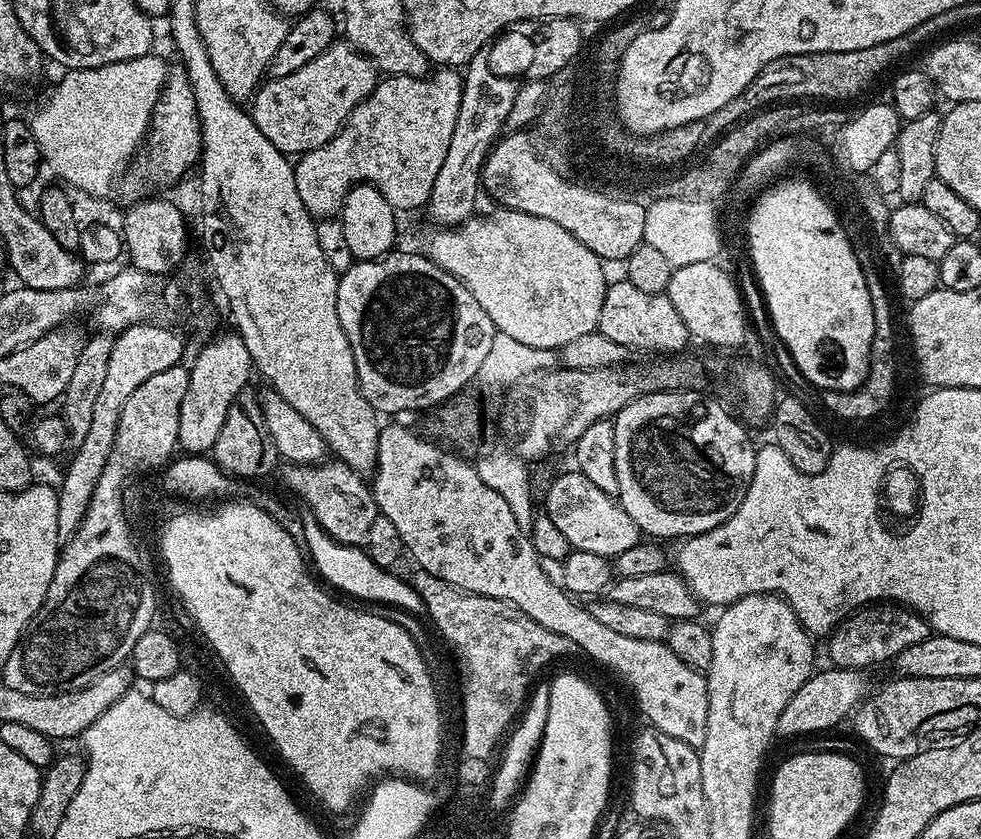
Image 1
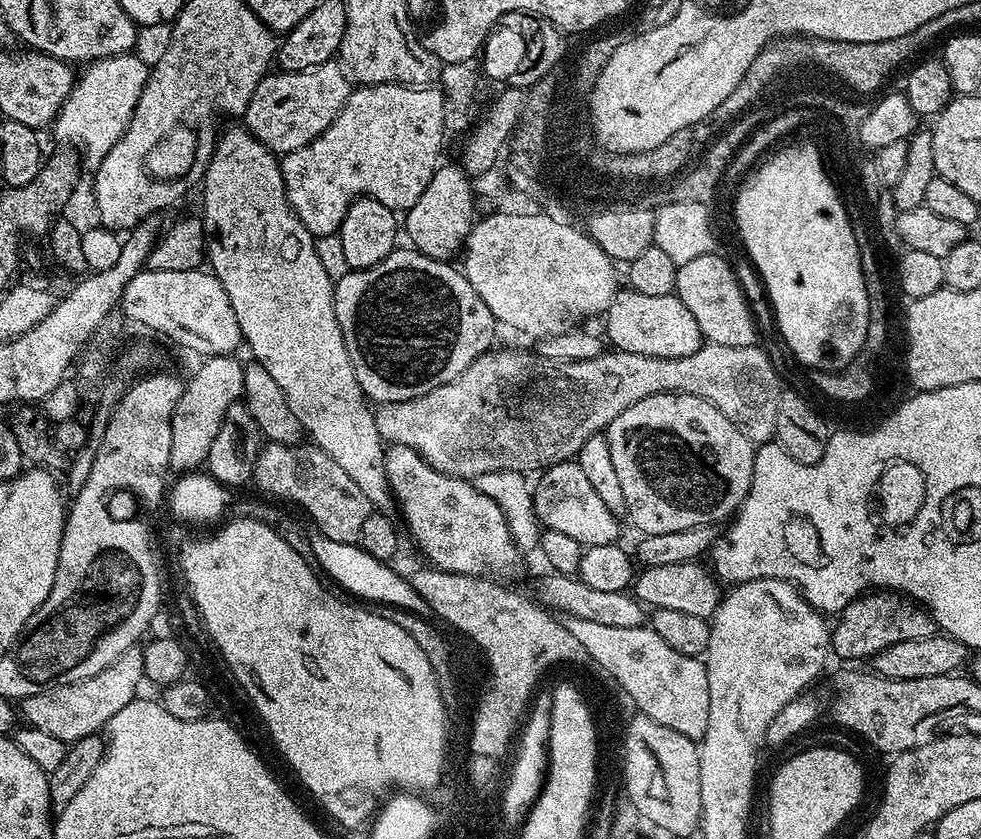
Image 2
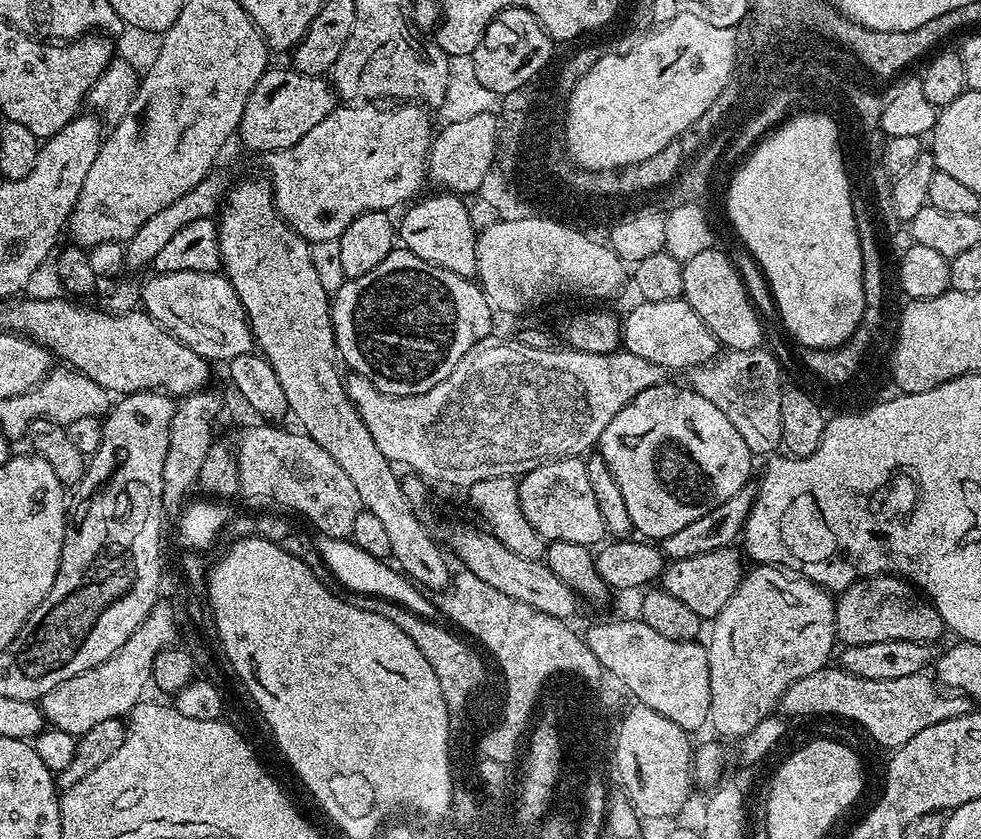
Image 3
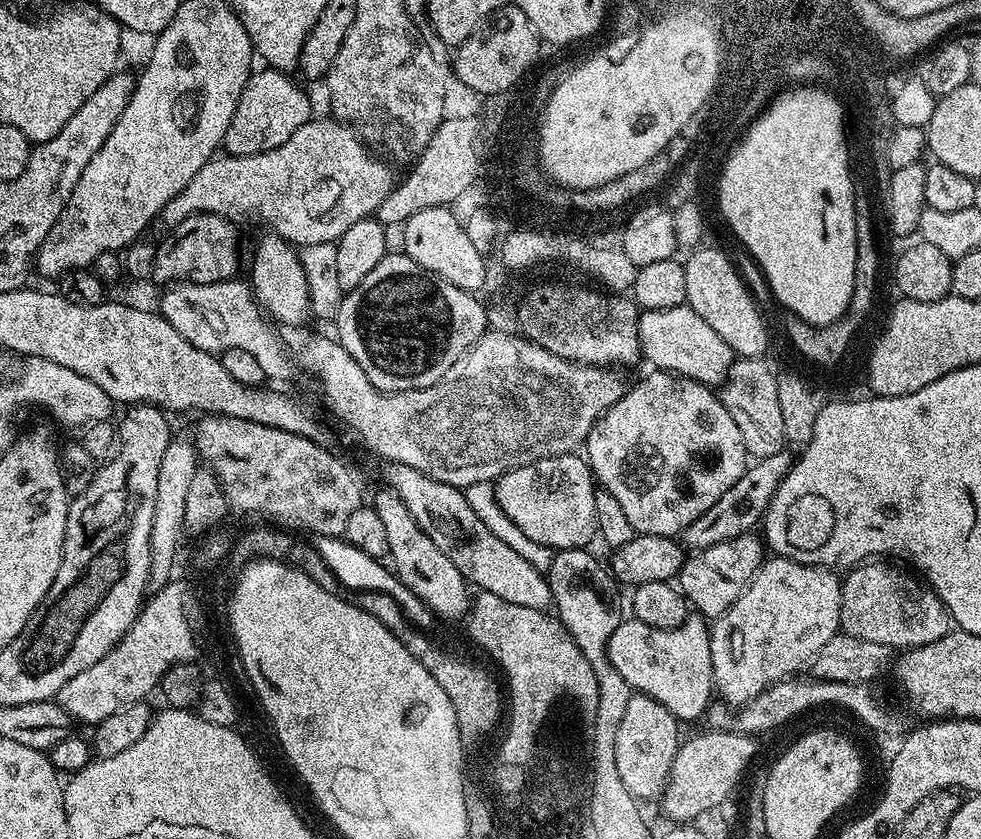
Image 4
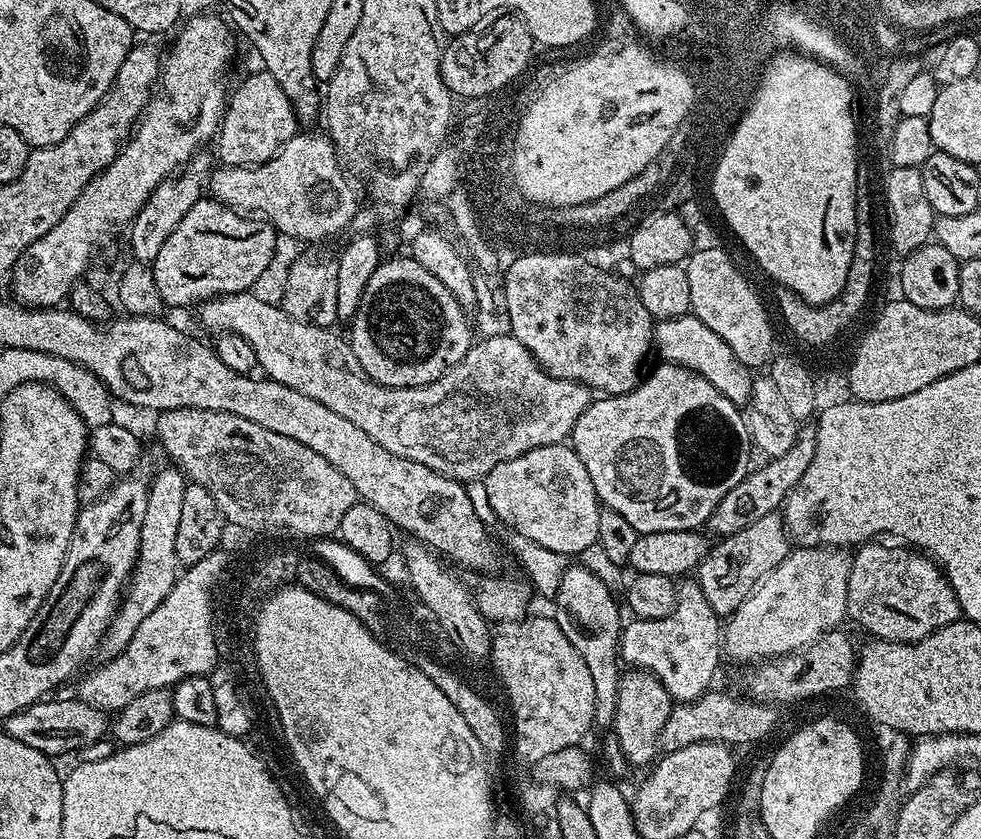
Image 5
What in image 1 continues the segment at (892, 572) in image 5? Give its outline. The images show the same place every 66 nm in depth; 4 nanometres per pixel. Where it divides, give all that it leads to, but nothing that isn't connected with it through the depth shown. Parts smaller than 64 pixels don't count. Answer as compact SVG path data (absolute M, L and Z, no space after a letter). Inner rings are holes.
M876 602L871 606L859 608L847 620L840 621L832 629L826 640L826 643L828 643L828 656L832 659L829 661L838 668L868 670L871 664L884 664L887 660L889 663L902 650L906 650L906 646L914 646L918 642L922 642L929 635L930 629L928 623L916 612L913 612L911 608L903 607L895 602Z

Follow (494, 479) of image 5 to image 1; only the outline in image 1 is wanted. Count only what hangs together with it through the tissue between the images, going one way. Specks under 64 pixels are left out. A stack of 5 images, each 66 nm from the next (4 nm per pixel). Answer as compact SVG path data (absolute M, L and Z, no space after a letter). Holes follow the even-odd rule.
M569 470L562 473L549 486L544 504L548 507L545 509L550 522L554 522L558 530L562 530L572 549L615 558L638 542L638 529L634 518L626 514L619 499L598 490L598 486L594 486L594 482L590 482L590 478L586 478L581 472Z

